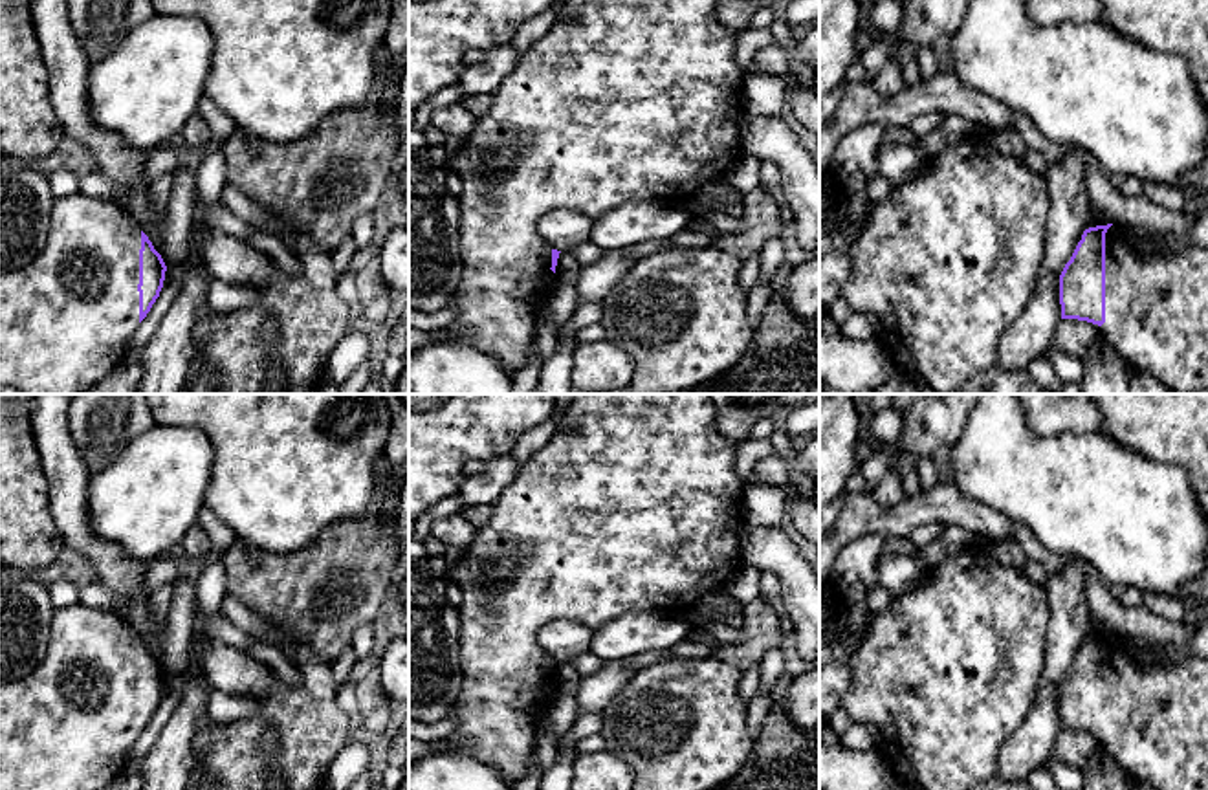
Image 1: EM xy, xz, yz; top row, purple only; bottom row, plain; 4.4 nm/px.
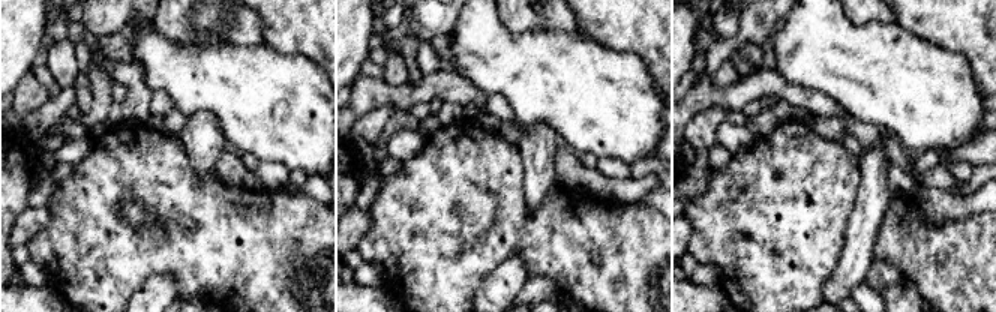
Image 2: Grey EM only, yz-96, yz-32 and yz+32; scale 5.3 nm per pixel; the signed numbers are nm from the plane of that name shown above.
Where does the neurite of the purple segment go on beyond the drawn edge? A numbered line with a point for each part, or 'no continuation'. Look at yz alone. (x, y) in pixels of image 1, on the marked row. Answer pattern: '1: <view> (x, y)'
1: yz (1155, 305)

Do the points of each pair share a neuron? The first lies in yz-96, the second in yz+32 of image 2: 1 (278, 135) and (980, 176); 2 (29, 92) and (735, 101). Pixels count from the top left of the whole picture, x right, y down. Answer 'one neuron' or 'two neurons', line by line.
1: two neurons
2: one neuron

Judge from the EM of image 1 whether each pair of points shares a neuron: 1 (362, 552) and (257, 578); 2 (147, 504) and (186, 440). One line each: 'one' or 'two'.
1: one
2: one

